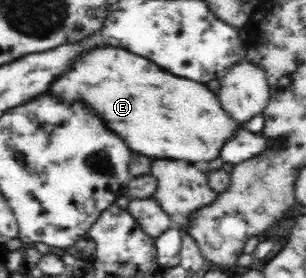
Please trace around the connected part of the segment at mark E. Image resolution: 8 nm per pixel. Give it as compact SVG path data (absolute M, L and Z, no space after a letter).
M114 46L80 52L66 72L50 82L48 94L66 104L80 102L88 106L130 150L144 156L186 162L212 160L218 156L222 142L236 130L204 84L172 78L154 62Z

